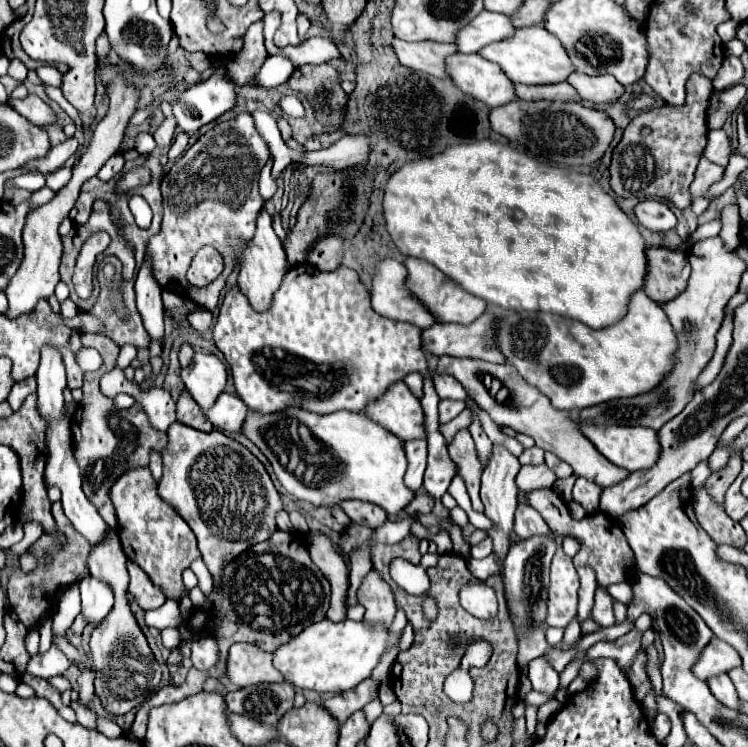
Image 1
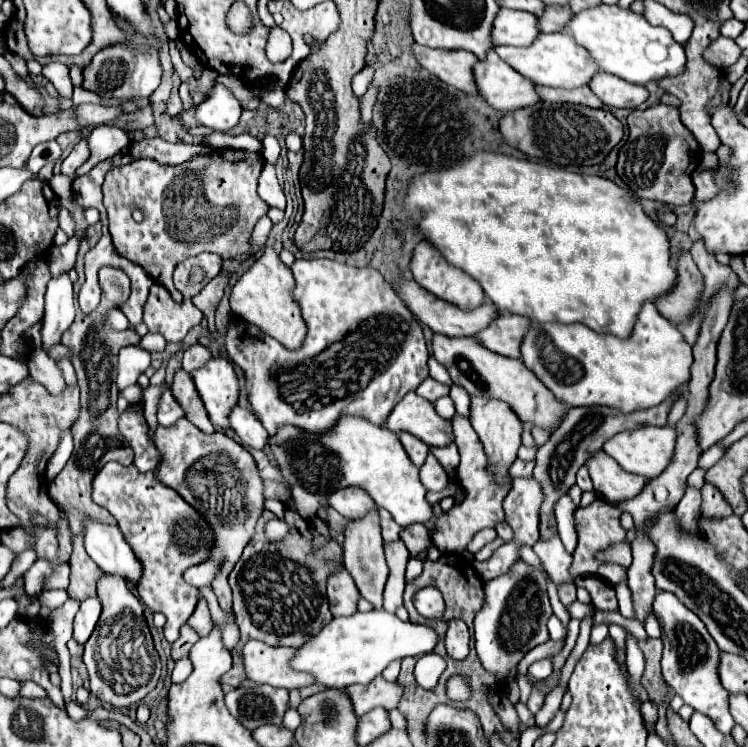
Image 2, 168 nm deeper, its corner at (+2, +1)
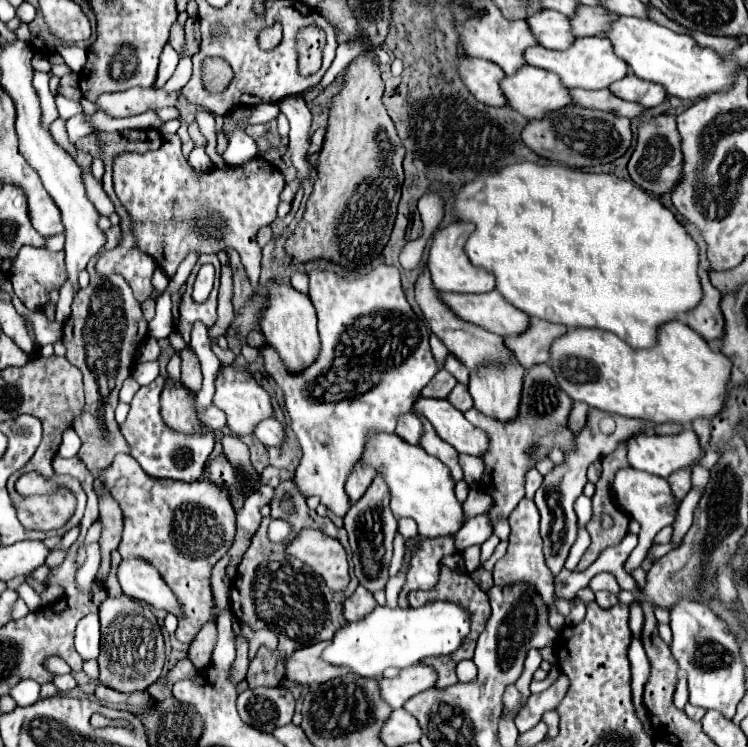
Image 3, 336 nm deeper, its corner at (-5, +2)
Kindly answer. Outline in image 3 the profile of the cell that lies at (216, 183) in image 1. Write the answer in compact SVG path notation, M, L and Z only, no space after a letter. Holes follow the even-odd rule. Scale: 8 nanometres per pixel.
M164 134L160 150L148 150L144 154L122 152L114 160L114 190L134 220L132 228L138 248L150 254L170 278L192 250L216 254L218 250L234 248L238 250L252 290L256 292L262 258L256 234L276 218L280 194L286 186L284 176L262 158L254 158L240 168L214 168L208 174L196 176L180 148L182 142L178 134Z

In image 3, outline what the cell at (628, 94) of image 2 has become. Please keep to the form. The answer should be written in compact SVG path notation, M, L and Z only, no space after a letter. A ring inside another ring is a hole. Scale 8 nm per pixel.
M628 74L626 78L614 82L610 86L610 92L622 100L636 102L636 104L642 104L646 108L654 108L654 106L662 104L666 98L664 86L640 80L636 74Z

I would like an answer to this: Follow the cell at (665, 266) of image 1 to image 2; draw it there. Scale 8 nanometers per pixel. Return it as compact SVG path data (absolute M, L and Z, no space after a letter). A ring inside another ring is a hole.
M681 253L675 269L677 269L675 287L669 293L657 297L657 301L653 301L657 311L673 325L677 325L677 321L685 321L687 317L691 317L697 305L697 297L703 291L703 277L695 261L691 259L691 253Z

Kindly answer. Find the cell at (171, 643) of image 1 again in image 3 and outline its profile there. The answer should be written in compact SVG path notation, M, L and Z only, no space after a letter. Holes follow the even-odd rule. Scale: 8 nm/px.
M118 454L112 466L100 474L100 480L104 480L104 486L124 512L124 532L118 552L122 558L142 558L160 572L184 608L176 638L192 642L200 628L214 618L210 572L228 552L234 538L236 514L228 492L210 480L186 484L150 478L130 454Z

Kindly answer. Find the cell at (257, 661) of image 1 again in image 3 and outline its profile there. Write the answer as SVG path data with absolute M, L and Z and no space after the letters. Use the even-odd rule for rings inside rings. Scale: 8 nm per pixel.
M316 642L296 650L286 664L286 678L298 684L322 684L348 674L348 668L334 668L334 664L322 660L322 650L326 646L328 642Z

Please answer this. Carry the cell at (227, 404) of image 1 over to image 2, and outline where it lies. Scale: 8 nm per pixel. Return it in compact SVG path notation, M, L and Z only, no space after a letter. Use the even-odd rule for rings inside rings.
M235 405L235 409L231 409L229 413L229 427L239 435L243 443L251 445L253 449L263 449L267 443L269 433L249 409Z

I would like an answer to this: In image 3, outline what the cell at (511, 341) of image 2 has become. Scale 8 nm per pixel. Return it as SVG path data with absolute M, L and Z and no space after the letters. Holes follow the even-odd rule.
M532 318L530 328L524 334L514 336L514 338L504 338L504 342L514 352L518 362L524 368L530 368L534 364L548 362L552 340L564 336L566 332L568 332L566 326Z

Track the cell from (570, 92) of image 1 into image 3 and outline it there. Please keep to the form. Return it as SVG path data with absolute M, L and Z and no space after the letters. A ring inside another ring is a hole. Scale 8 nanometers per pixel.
M572 88L570 90L574 102L582 108L590 108L590 110L604 110L604 112L612 112L618 116L626 116L626 118L636 118L640 116L646 108L634 102L626 102L620 100L618 96L614 96L610 90L582 90L582 88Z

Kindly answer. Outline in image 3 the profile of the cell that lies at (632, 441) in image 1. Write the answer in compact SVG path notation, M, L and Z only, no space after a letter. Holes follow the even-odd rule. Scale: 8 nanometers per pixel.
M692 428L674 436L640 434L628 440L630 466L660 478L668 478L672 472L688 468L700 456L700 438Z

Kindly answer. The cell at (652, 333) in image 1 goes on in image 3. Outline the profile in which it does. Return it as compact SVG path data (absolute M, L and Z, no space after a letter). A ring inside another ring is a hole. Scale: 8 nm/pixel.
M682 320L664 324L658 334L658 344L648 350L634 350L616 334L604 330L574 328L552 344L550 366L556 372L560 386L572 400L586 402L588 406L610 414L638 418L650 424L674 422L684 428L698 418L714 418L722 412L732 370L732 362L722 352L714 352L708 342Z

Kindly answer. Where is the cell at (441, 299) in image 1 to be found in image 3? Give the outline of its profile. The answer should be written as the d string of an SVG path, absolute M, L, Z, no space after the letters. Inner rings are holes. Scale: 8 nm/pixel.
M452 222L434 234L434 240L430 246L430 256L428 256L428 268L432 274L432 282L440 292L482 294L482 292L494 290L496 278L490 272L484 272L482 268L472 266L464 252L464 244L470 234L472 234L472 226L468 222Z

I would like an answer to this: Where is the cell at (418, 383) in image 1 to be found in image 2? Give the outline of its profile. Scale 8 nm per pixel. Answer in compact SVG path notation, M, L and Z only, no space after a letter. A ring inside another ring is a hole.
M427 377L427 379L415 389L415 393L433 403L433 401L437 401L439 397L447 395L447 393L449 393L449 387L447 387L447 385L441 385L441 383L437 383L437 381L433 381L431 377Z

